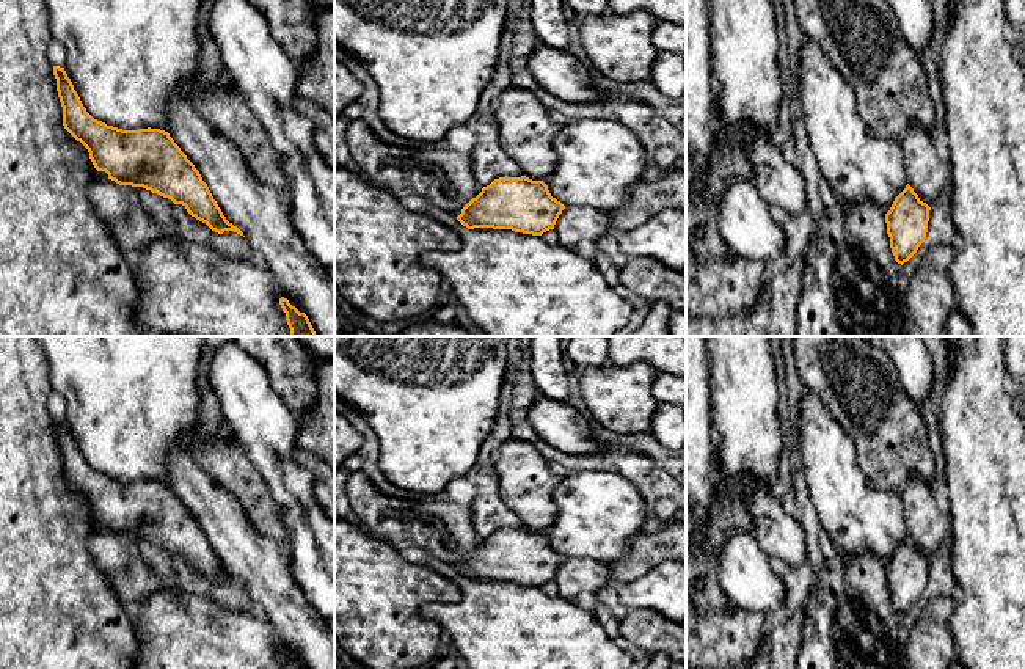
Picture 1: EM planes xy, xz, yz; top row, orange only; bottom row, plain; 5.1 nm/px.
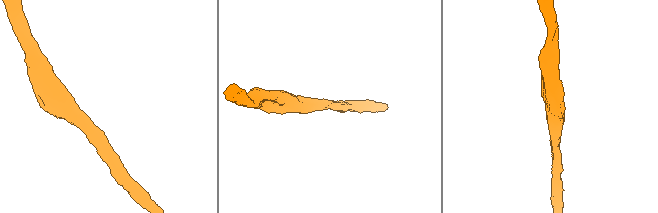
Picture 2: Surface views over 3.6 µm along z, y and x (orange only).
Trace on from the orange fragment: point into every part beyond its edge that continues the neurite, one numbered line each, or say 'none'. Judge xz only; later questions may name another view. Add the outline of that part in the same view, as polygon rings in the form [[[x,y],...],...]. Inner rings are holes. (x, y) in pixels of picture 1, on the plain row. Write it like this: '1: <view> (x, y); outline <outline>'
1: xz (573, 577); outline [[[565,558],[554,581],[559,586],[559,597],[571,600],[578,594],[596,594],[611,584],[611,572],[606,562],[596,559]]]

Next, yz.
1: yz (926, 525); outline [[[914,476],[901,493],[907,536],[929,559],[948,536],[950,515],[939,509],[932,485]]]

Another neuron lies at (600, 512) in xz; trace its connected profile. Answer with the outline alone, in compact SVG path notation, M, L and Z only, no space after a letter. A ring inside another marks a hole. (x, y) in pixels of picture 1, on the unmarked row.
M582 470L562 477L556 493L559 518L542 532L564 558L611 562L629 553L629 540L644 531L650 504L623 476L612 471Z

